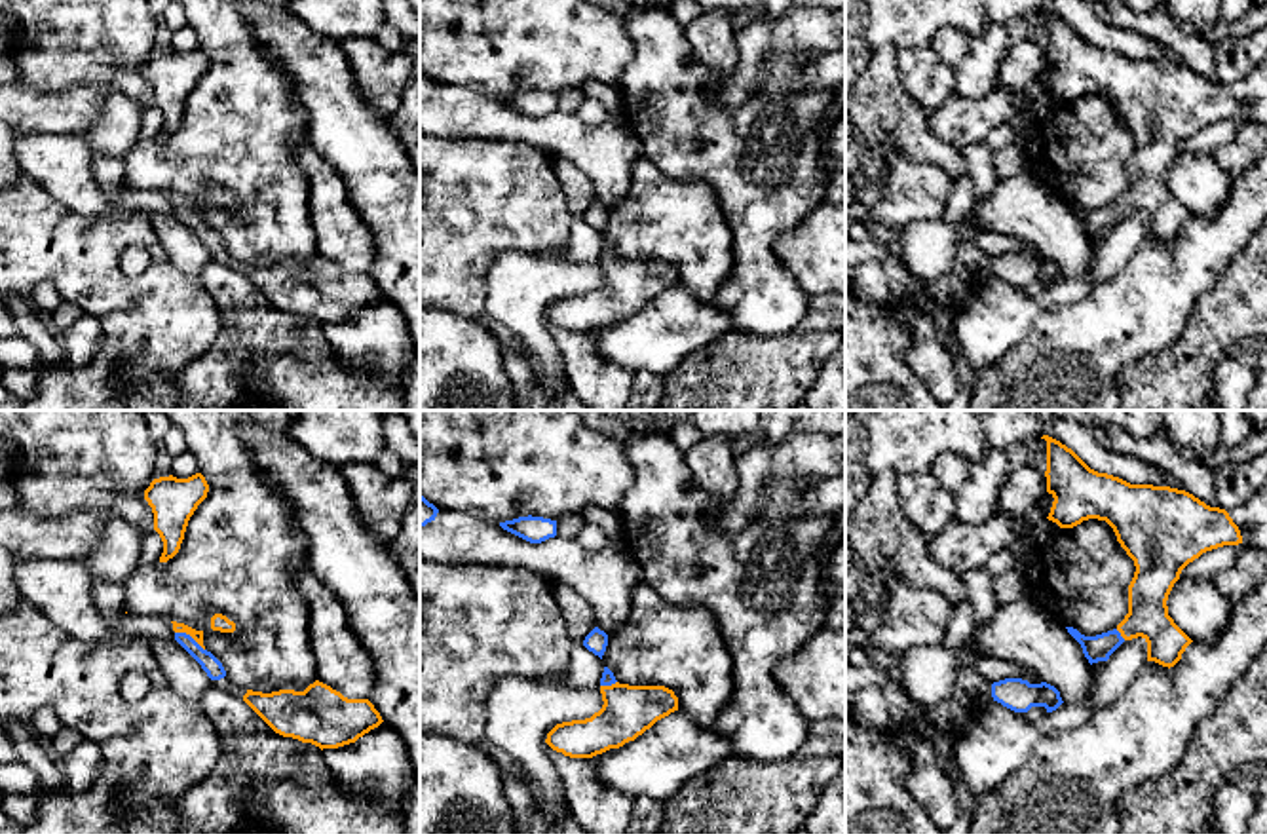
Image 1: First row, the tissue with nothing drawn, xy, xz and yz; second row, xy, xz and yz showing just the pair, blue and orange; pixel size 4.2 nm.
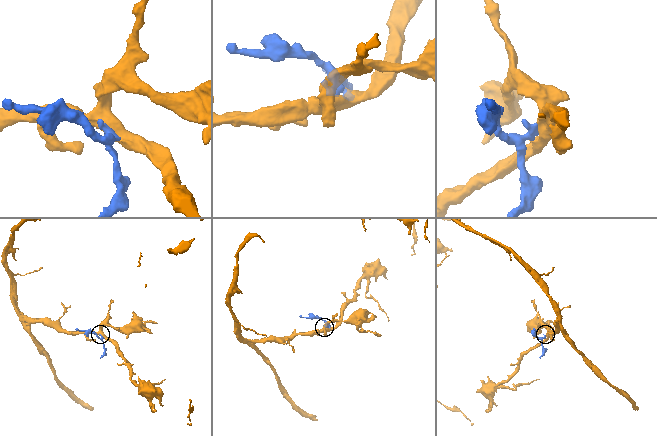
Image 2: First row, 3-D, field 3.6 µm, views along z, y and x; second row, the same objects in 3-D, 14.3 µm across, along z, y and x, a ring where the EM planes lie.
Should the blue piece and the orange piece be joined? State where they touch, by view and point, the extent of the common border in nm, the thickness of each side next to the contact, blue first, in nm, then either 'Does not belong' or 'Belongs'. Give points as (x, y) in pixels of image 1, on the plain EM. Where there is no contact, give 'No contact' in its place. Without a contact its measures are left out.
Touches blue at xy (190, 211). Shared border 150 nm. Thickness 80 nm (blue) against 50 nm. Belongs

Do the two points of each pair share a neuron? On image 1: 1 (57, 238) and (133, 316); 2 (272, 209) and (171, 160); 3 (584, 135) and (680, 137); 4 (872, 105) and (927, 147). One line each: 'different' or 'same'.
1: same
2: same
3: different
4: same

